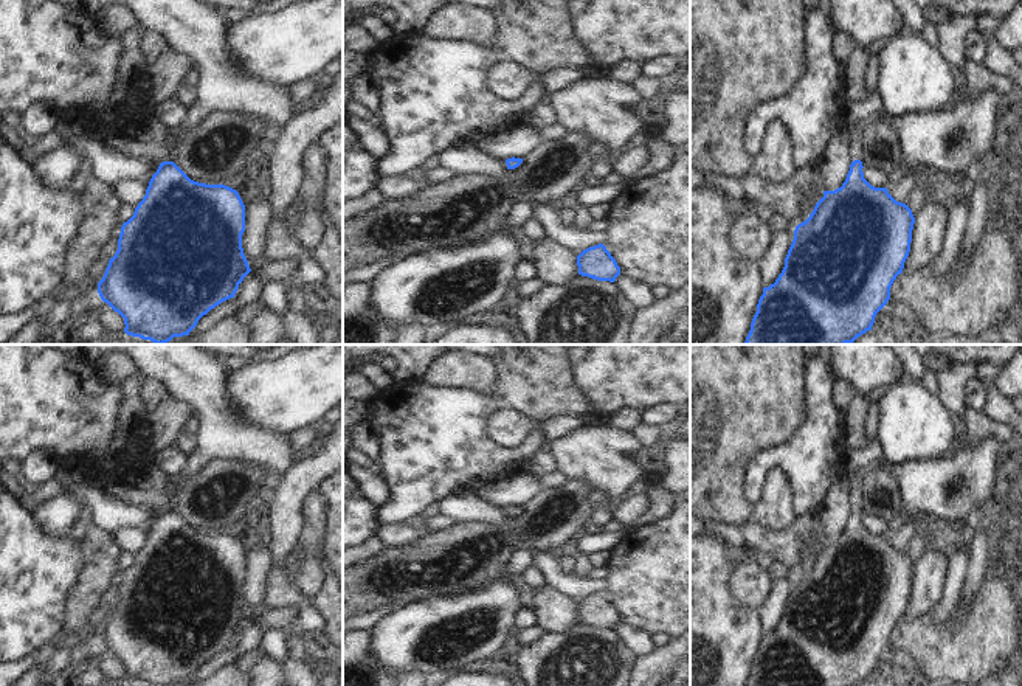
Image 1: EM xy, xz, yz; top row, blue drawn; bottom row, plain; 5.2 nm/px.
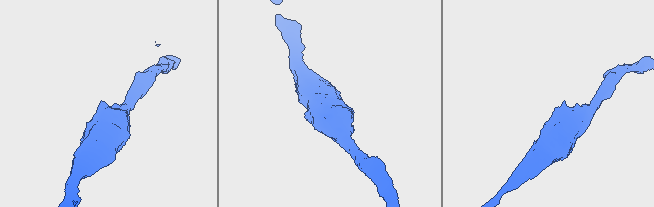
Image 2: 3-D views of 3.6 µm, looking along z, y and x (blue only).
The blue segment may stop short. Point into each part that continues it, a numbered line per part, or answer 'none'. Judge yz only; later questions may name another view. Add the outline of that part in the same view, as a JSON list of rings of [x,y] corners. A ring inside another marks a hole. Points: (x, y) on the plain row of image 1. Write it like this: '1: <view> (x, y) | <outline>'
1: yz (855, 478) | [[[850,473],[847,475],[851,484],[850,490],[850,509],[861,508],[861,489],[862,489],[862,475]]]

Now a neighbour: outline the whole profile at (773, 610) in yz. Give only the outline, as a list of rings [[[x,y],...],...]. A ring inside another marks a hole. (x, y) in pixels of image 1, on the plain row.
[[[775,579],[772,580],[771,593],[760,608],[760,624],[763,635],[769,635],[775,630],[785,615],[785,605],[792,591],[794,579]]]

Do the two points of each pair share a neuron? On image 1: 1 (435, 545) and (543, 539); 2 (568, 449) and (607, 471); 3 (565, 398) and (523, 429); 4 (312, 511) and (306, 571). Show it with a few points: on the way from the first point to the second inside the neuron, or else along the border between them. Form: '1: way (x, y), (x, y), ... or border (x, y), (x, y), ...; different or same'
1: way (461, 542), (466, 539), (478, 542), (517, 539); same
2: way (577, 453), (590, 453), (597, 461); same
3: border (507, 412), (517, 418), (528, 418), (532, 422); different
4: border (320, 550), (300, 559), (287, 584); different

